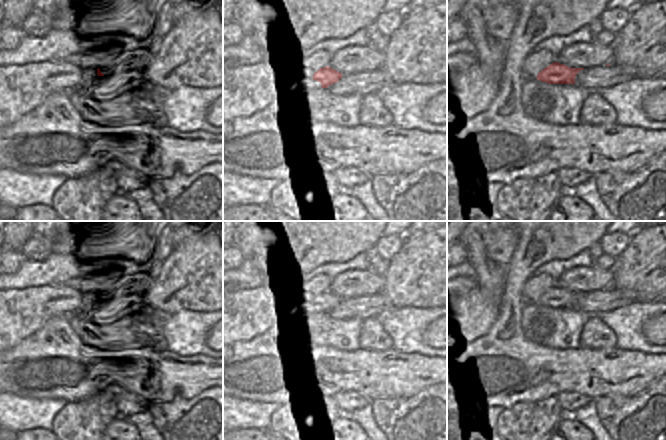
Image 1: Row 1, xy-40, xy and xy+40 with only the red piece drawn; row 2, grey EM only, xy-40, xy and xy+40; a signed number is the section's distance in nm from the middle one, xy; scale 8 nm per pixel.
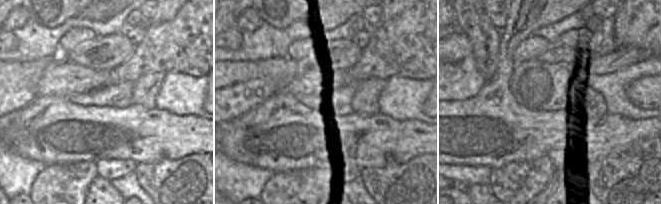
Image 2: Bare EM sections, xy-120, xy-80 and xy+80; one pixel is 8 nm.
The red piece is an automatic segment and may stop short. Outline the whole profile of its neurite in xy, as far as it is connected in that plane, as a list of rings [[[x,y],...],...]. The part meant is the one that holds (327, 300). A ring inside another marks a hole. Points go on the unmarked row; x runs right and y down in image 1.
[[[301,287],[299,288],[299,313],[304,310],[312,310],[313,305],[316,304],[321,307],[322,312],[327,312],[328,310],[338,306],[343,299],[326,290],[324,292],[320,292],[313,299],[308,300],[302,293]]]

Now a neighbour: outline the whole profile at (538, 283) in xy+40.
[[[534,274],[523,287],[523,296],[526,300],[535,302],[544,292],[554,287],[556,279],[548,274]]]

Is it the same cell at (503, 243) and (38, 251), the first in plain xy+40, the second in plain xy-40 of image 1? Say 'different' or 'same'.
same

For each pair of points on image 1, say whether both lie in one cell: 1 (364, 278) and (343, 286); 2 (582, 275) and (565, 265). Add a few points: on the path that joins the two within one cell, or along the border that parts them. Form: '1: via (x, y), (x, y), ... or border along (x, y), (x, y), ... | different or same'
1: via (359, 283), (348, 284) | same
2: border along (593, 265), (576, 265), (566, 270), (556, 280) | different

